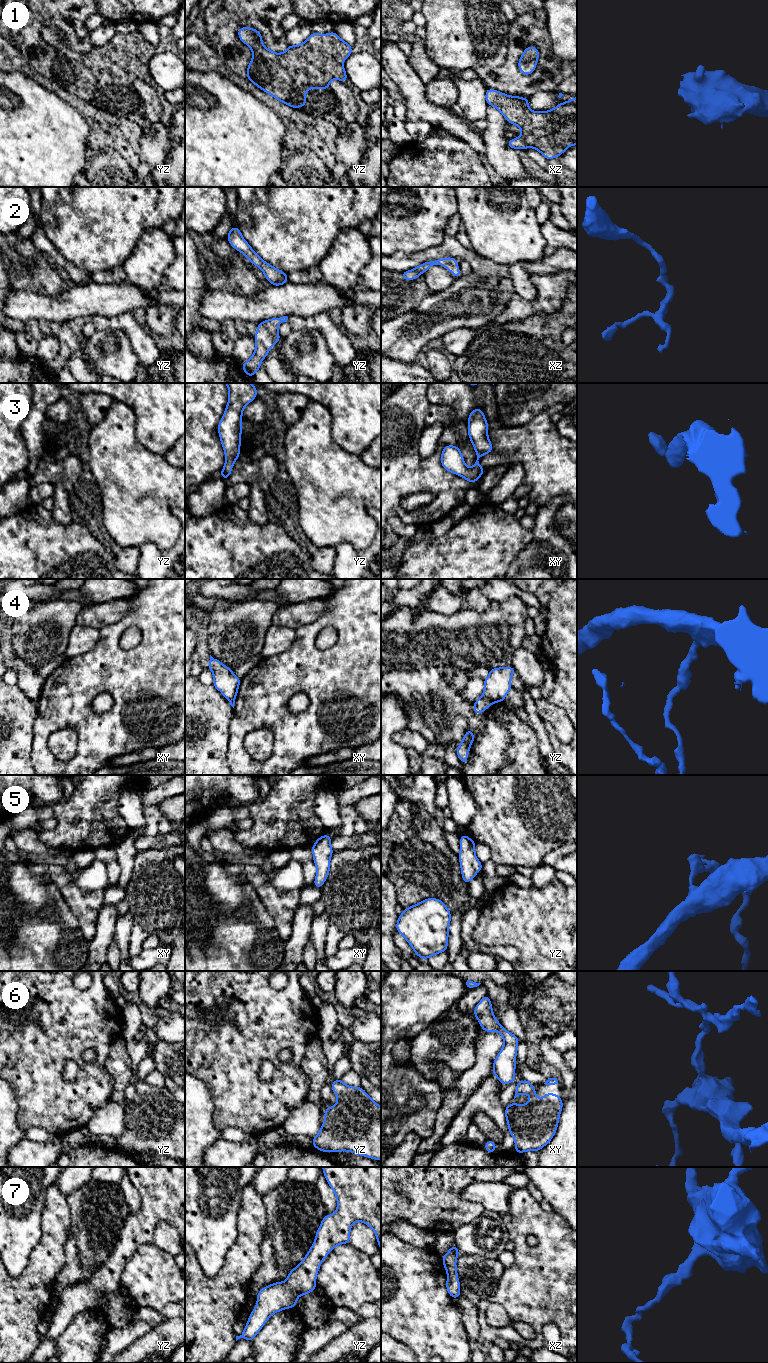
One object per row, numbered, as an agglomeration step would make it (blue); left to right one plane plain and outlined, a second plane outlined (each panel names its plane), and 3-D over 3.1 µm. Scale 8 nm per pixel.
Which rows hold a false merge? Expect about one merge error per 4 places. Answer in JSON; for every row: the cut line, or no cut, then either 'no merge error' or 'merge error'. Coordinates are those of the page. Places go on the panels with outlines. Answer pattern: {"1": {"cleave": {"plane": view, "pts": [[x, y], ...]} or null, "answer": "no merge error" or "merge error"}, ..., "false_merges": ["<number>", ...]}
{"1": {"cleave": null, "answer": "no merge error"}, "2": {"cleave": null, "answer": "no merge error"}, "3": {"cleave": null, "answer": "no merge error"}, "4": {"cleave": {"plane": "yz", "pts": [[482, 696], [492, 702]]}, "answer": "merge error"}, "5": {"cleave": null, "answer": "no merge error"}, "6": {"cleave": null, "answer": "no merge error"}, "7": {"cleave": null, "answer": "no merge error"}, "false_merges": ["4"]}

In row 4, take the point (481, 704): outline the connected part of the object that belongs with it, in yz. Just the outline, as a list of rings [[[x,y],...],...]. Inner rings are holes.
[[[482,696],[474,702],[473,711],[475,714],[481,714],[489,708],[491,704],[492,702],[488,698]]]

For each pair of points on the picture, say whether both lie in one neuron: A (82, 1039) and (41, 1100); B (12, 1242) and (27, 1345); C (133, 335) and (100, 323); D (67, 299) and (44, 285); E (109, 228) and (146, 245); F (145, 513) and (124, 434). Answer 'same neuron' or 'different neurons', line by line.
A: same neuron
B: different neurons
C: same neuron
D: different neurons
E: different neurons
F: same neuron

